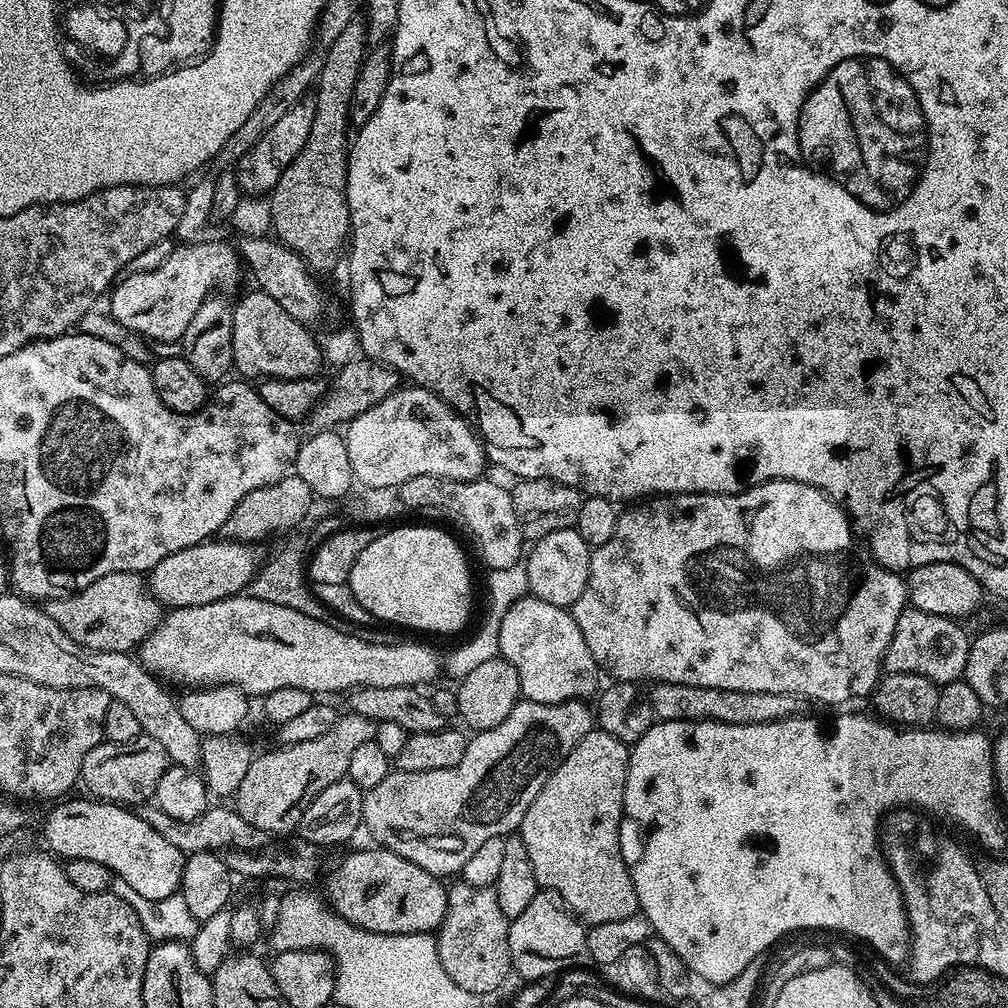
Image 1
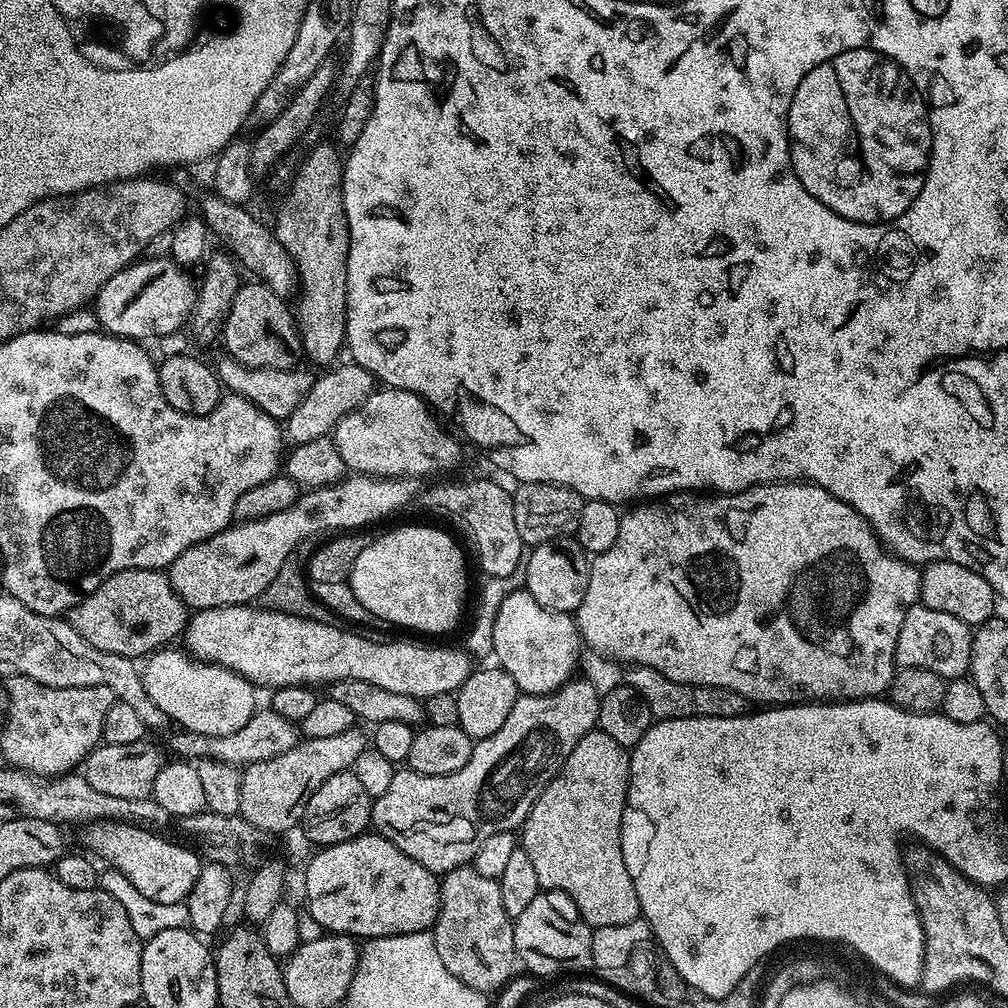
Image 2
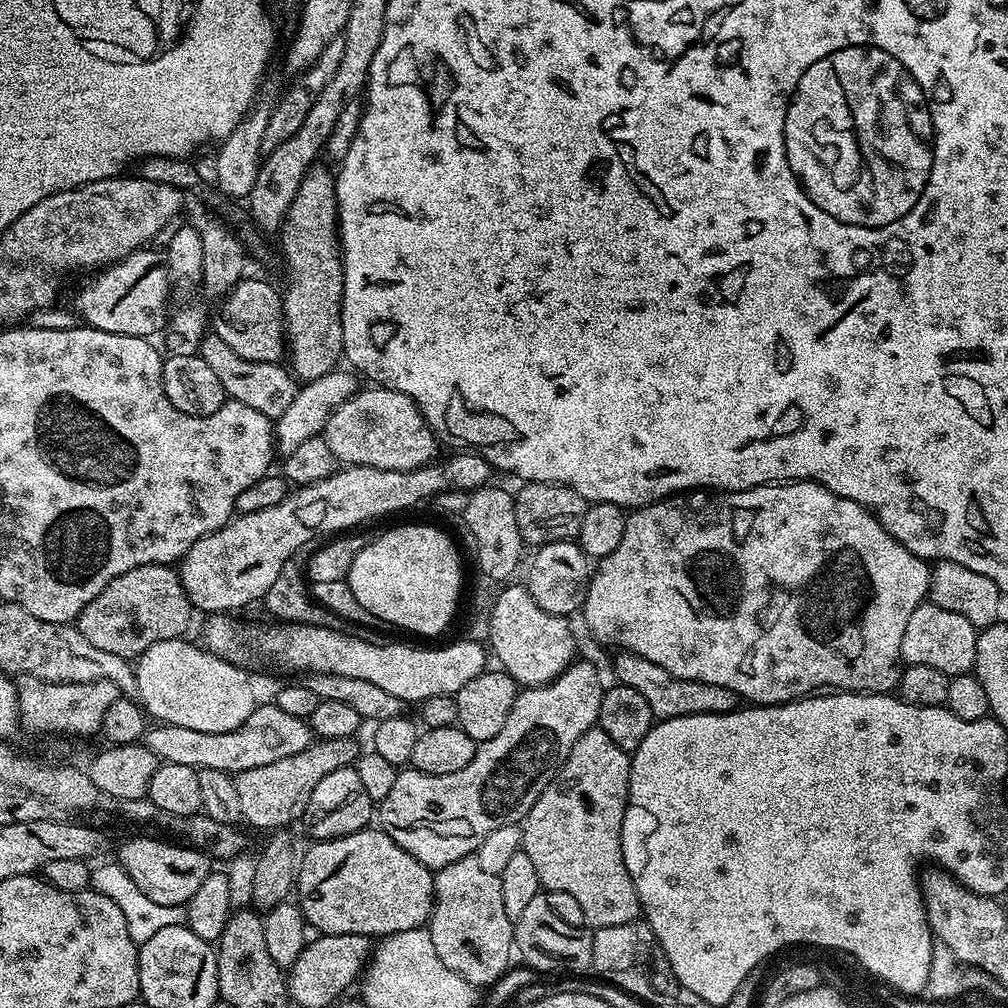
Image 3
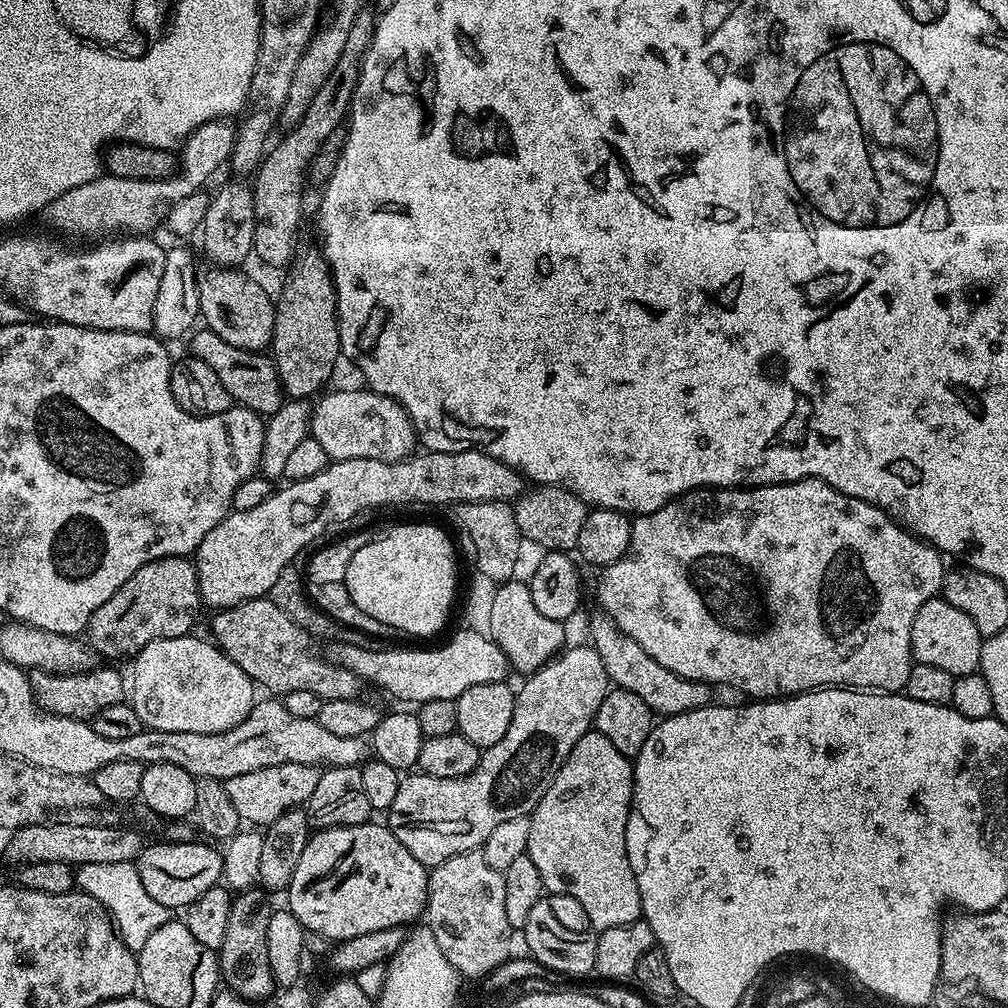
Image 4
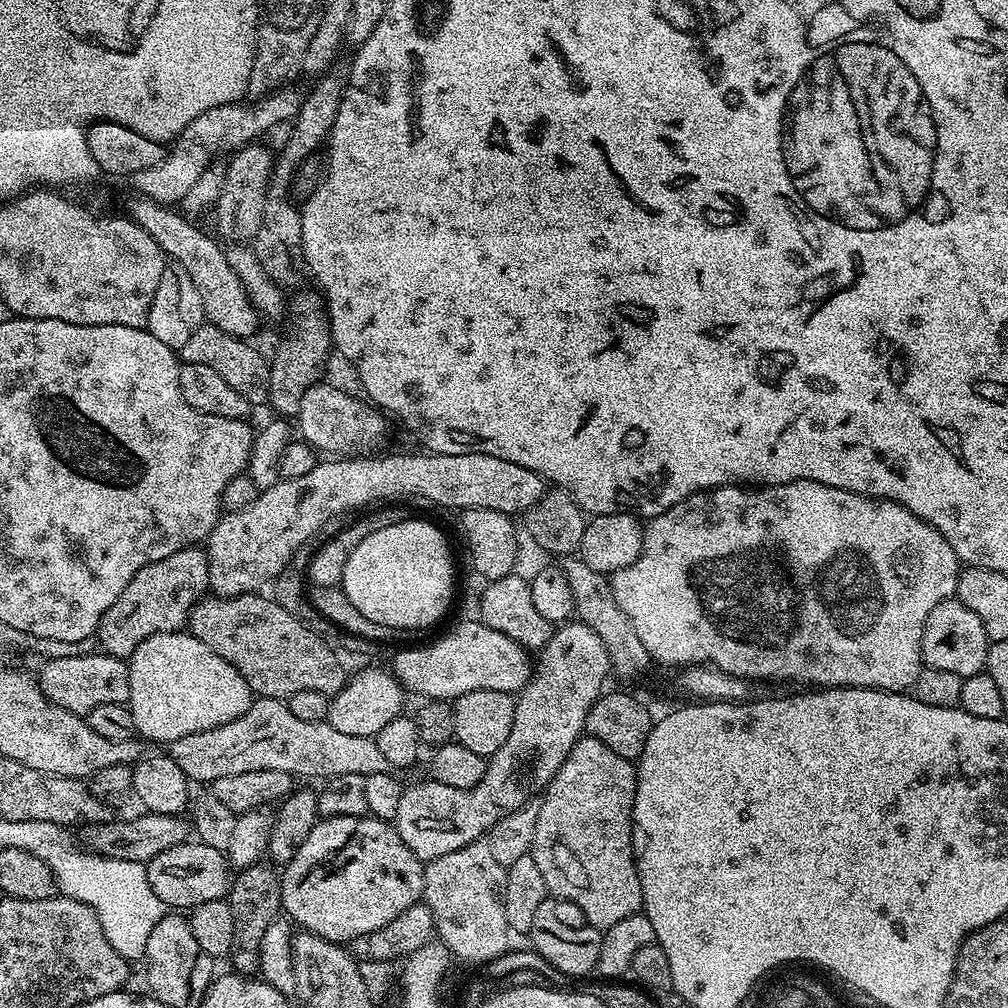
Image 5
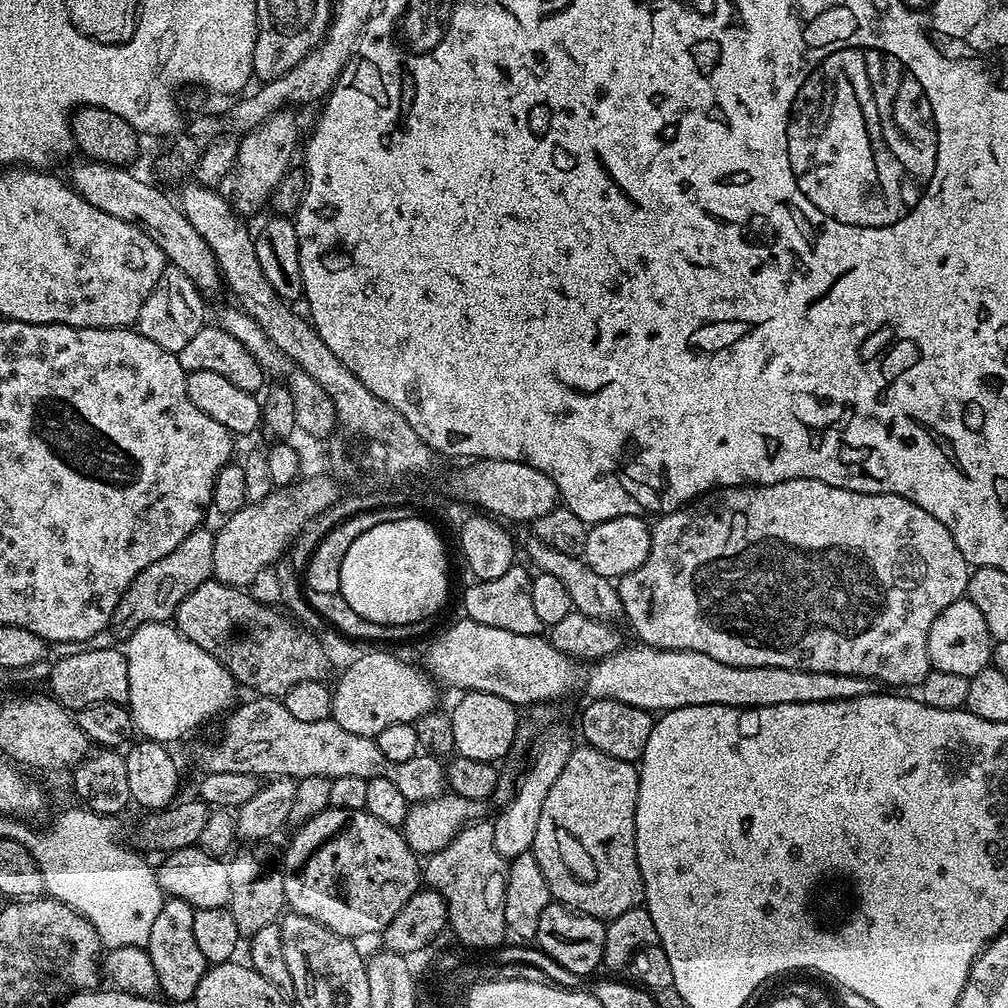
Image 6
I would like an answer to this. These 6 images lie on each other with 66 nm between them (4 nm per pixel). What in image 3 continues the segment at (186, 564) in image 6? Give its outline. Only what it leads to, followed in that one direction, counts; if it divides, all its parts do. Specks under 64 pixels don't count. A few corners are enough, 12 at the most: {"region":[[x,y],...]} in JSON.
{"region":[[179,571],[118,574],[76,617],[97,650],[138,658],[194,617]]}

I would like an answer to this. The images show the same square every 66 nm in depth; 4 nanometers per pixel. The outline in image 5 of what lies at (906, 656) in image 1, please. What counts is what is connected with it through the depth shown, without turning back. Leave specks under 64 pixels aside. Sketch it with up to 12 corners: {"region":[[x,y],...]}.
{"region":[[958,599],[930,610],[920,659],[973,676],[988,663],[986,626]]}

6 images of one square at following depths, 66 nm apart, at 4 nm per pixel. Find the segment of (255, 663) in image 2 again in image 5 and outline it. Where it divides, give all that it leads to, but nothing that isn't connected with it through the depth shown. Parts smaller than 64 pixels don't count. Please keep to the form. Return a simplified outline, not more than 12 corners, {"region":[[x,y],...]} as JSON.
{"region":[[476,618],[390,668],[409,693],[516,694],[529,649]]}

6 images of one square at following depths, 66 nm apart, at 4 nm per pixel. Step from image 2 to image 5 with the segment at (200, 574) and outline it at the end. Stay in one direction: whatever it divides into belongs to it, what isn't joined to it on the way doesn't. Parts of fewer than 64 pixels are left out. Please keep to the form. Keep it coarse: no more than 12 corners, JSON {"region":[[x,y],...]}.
{"region":[[481,452],[324,458],[224,512],[217,596],[255,593],[327,520],[381,502],[498,510],[543,498]]}

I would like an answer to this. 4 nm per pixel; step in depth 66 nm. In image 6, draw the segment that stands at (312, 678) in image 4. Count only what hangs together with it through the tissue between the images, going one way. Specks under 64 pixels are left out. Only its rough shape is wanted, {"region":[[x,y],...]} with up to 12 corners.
{"region":[[213,578],[174,626],[282,698],[333,671],[319,637]]}

